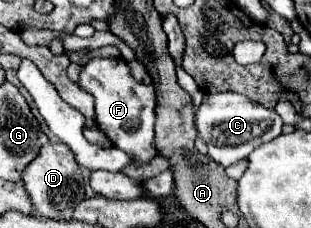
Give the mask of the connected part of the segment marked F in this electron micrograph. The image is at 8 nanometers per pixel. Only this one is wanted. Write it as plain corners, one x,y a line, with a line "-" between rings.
92,59
82,67
80,87
94,95
96,99
96,123
98,129
128,155
132,155
134,165
150,163
156,157
154,149
154,107
156,93
154,87
134,81
130,69
122,59

